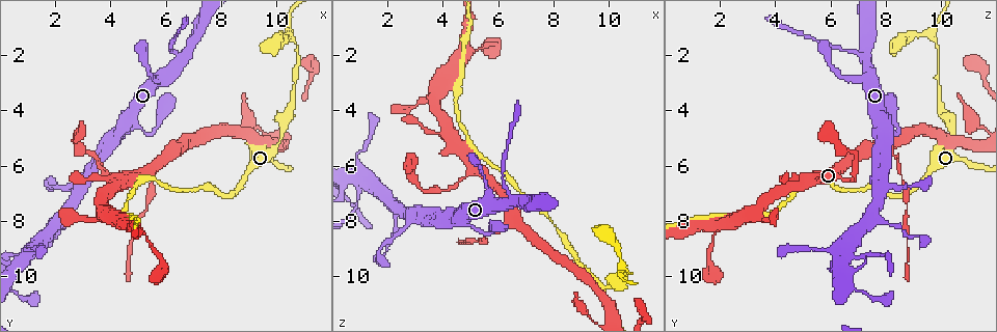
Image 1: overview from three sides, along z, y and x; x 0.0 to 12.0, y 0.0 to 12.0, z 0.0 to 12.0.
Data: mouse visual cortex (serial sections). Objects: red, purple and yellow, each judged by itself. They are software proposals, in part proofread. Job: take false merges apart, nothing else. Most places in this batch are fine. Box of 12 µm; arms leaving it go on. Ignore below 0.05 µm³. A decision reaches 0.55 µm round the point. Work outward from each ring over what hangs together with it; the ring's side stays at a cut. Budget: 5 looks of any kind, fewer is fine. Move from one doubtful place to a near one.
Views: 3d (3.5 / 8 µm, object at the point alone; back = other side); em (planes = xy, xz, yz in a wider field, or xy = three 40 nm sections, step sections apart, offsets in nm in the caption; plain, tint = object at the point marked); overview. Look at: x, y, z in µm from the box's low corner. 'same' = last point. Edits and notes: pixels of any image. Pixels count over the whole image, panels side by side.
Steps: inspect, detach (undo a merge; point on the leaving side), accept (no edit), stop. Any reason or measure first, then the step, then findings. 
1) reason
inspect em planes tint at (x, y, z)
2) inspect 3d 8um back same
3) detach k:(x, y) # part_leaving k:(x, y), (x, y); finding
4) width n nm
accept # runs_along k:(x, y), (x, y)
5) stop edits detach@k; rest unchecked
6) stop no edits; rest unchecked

narrows sharply
inspect 3d 3.5um at (6.2, 1.9, 6.4)

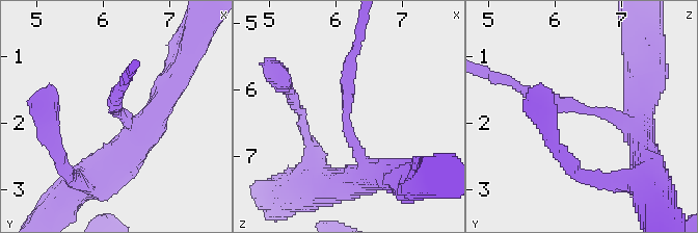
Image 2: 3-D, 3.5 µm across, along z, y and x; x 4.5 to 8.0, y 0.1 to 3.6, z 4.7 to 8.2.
arm_widths 200, 250 nm; shape alone is not enough
inspect em planes tint at (6.20, 1.85, 6.40)

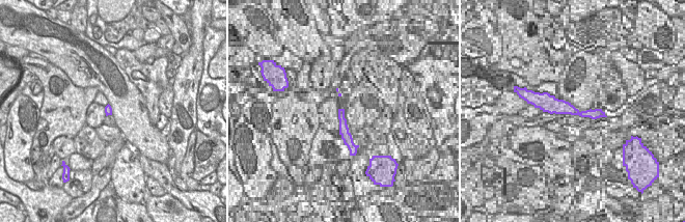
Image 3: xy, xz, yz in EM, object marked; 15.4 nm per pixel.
accept # runs_along 2:(639, 135), (609, 112), (554, 106), (518, 87); all the same cell

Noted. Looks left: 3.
small branch off a trunk
inspect 3d 3.5um at (6.6, 5.2, 8.0)

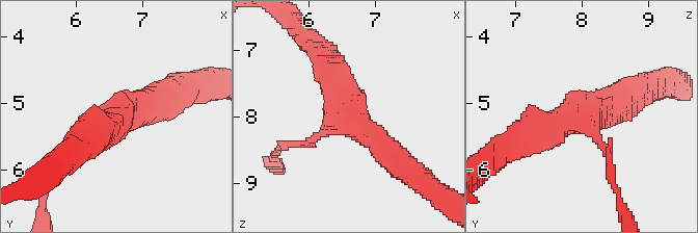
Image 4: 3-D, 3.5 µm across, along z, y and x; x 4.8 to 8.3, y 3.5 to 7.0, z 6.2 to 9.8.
arms 3; arm_widths 150, 400, 450 nm; shape alone is not enough
inspect em xy step 3 tint at (6.60, 5.20, 8.00)

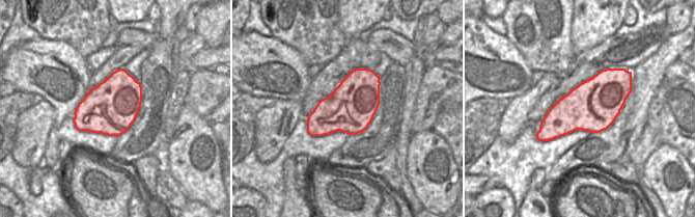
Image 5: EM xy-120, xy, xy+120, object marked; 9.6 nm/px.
accept # runs_along 4:(329, 61), (349, 118), (400, 162); all the same cell

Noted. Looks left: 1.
stop no edits; rest unchecked

